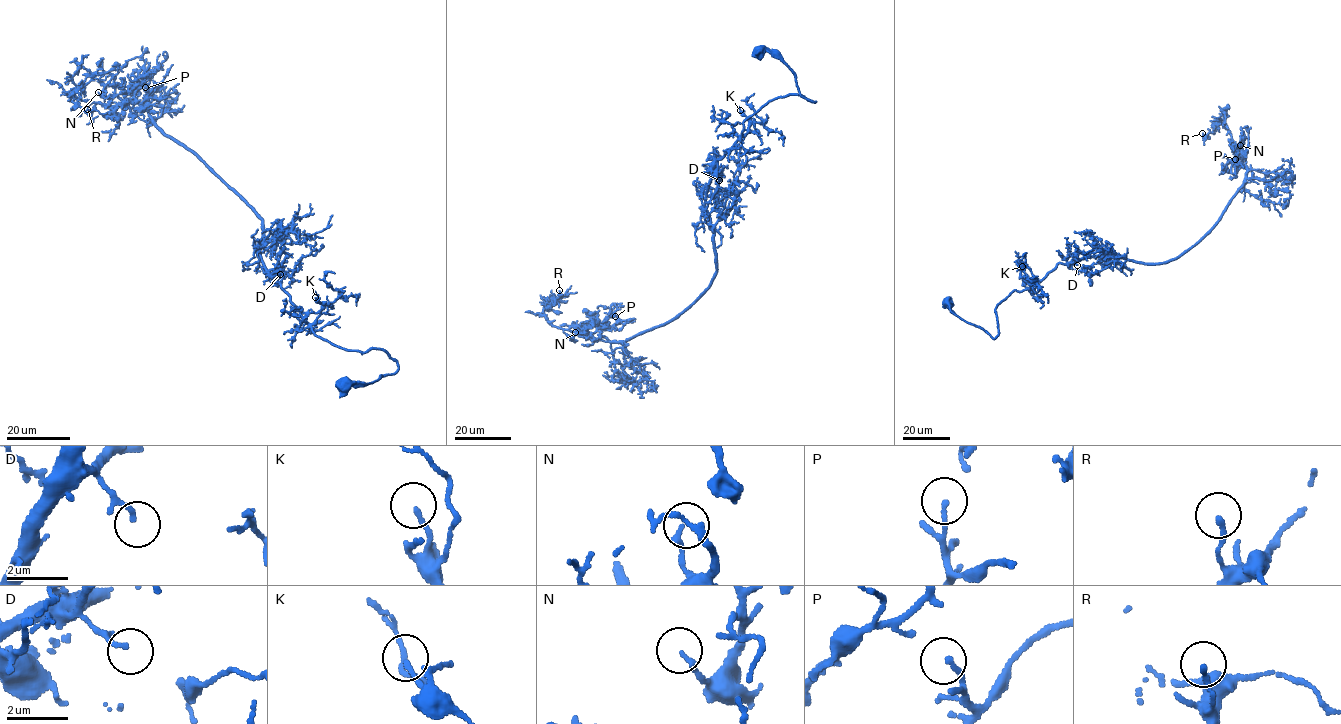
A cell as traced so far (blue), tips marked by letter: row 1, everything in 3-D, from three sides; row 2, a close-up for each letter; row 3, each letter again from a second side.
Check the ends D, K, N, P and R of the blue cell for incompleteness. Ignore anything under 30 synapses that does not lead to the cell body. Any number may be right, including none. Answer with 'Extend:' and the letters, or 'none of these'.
Extend: P

